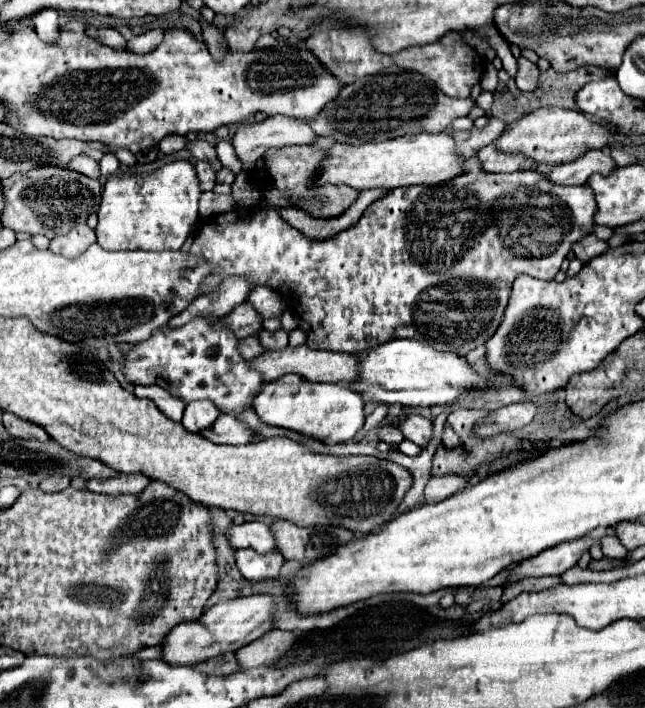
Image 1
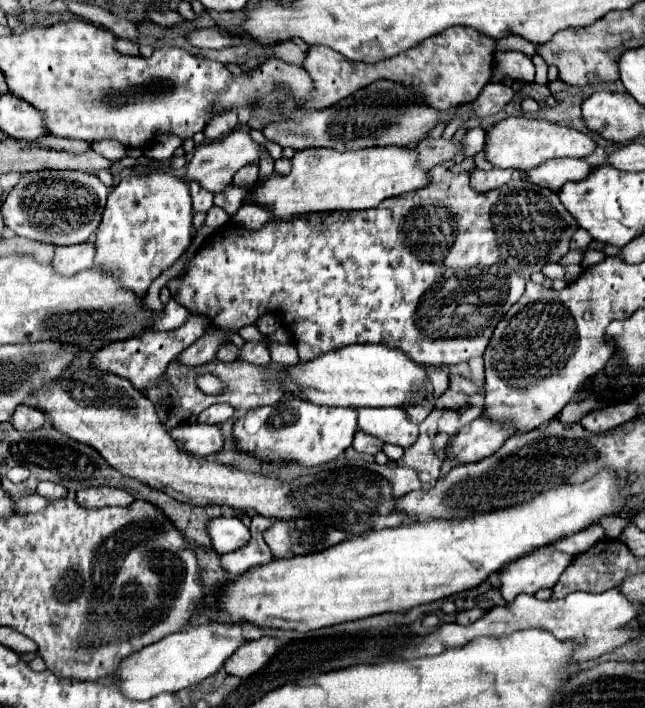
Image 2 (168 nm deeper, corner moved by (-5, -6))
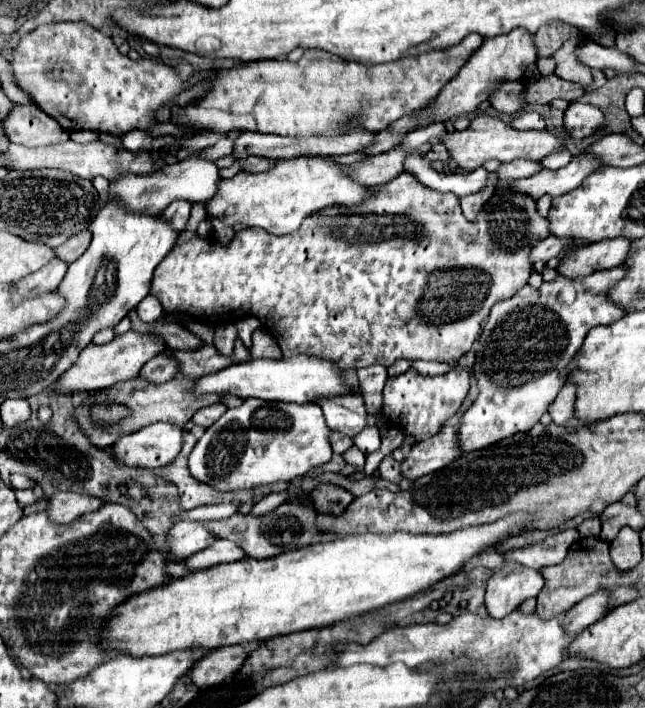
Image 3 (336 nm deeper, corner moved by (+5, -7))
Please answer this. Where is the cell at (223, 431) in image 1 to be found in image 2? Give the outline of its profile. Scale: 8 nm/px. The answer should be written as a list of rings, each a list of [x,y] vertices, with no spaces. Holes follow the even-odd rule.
[[[180,424],[170,430],[172,440],[188,454],[214,458],[222,444],[222,432],[218,426],[206,426],[206,424]]]

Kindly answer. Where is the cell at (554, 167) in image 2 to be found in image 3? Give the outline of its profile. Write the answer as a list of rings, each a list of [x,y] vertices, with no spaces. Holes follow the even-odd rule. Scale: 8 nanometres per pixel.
[[[516,159],[516,161],[510,161],[510,163],[502,163],[498,167],[498,177],[502,181],[508,181],[508,183],[514,183],[518,179],[526,179],[526,177],[532,177],[536,173],[542,171],[542,165],[536,163],[536,161],[528,161],[528,159]]]

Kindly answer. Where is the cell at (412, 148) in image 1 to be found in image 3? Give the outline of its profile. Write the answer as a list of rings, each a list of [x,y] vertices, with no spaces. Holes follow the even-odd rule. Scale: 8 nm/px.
[[[296,157],[278,159],[274,167],[264,173],[238,173],[232,179],[222,179],[222,187],[214,199],[206,201],[208,217],[218,217],[230,227],[264,227],[272,235],[286,235],[300,229],[302,221],[312,213],[332,205],[360,205],[372,195],[372,187],[354,181],[346,165],[336,163],[332,157]]]

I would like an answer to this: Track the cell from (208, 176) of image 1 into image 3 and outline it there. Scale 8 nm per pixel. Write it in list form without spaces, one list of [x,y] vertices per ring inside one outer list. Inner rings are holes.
[[[176,199],[176,201],[172,201],[172,203],[164,209],[162,217],[164,217],[164,219],[170,219],[170,221],[172,221],[172,227],[174,227],[176,231],[184,231],[186,223],[188,223],[188,217],[190,217],[190,209],[192,209],[192,203],[190,203],[190,201]]]

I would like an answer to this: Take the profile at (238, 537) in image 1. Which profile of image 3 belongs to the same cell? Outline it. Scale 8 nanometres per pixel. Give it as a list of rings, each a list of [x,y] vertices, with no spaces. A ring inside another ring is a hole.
[[[180,521],[174,525],[174,531],[170,531],[170,547],[168,551],[172,555],[178,555],[178,559],[186,559],[214,543],[218,537],[202,523],[202,521]]]

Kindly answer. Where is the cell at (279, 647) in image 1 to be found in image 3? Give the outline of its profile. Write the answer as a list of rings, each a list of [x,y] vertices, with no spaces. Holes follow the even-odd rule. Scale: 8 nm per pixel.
[[[242,645],[212,649],[200,659],[198,665],[194,665],[194,671],[190,671],[190,677],[200,689],[220,685],[240,671],[246,657],[248,657],[248,651]]]

